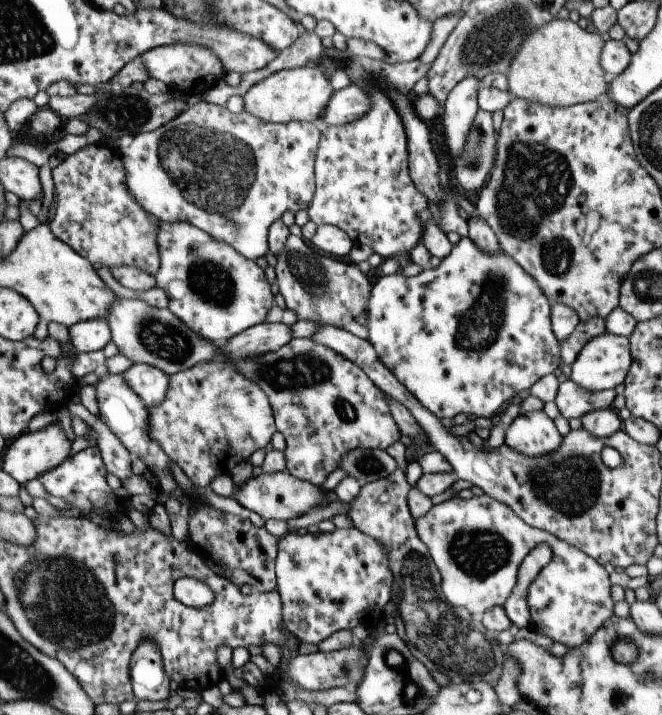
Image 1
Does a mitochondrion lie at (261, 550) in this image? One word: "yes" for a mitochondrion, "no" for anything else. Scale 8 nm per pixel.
no

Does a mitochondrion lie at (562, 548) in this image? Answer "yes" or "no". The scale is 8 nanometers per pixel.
no

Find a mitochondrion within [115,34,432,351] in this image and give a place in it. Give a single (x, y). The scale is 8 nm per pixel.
(214, 170)

